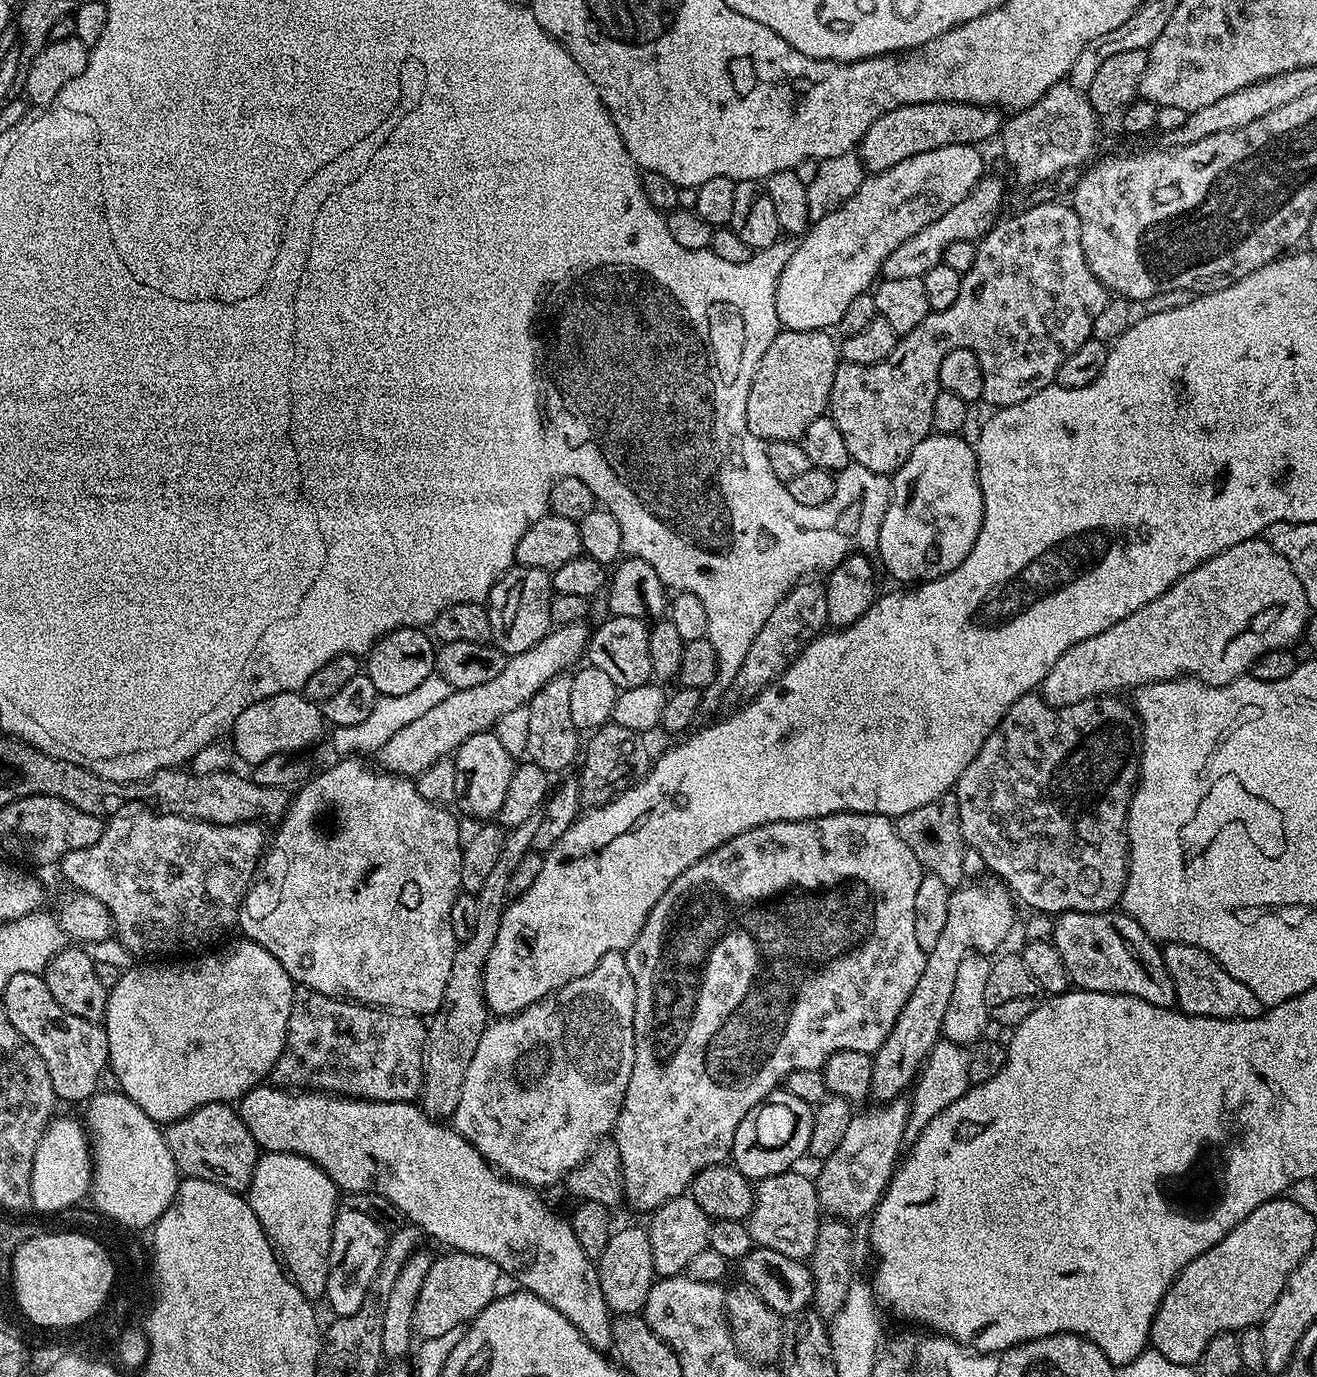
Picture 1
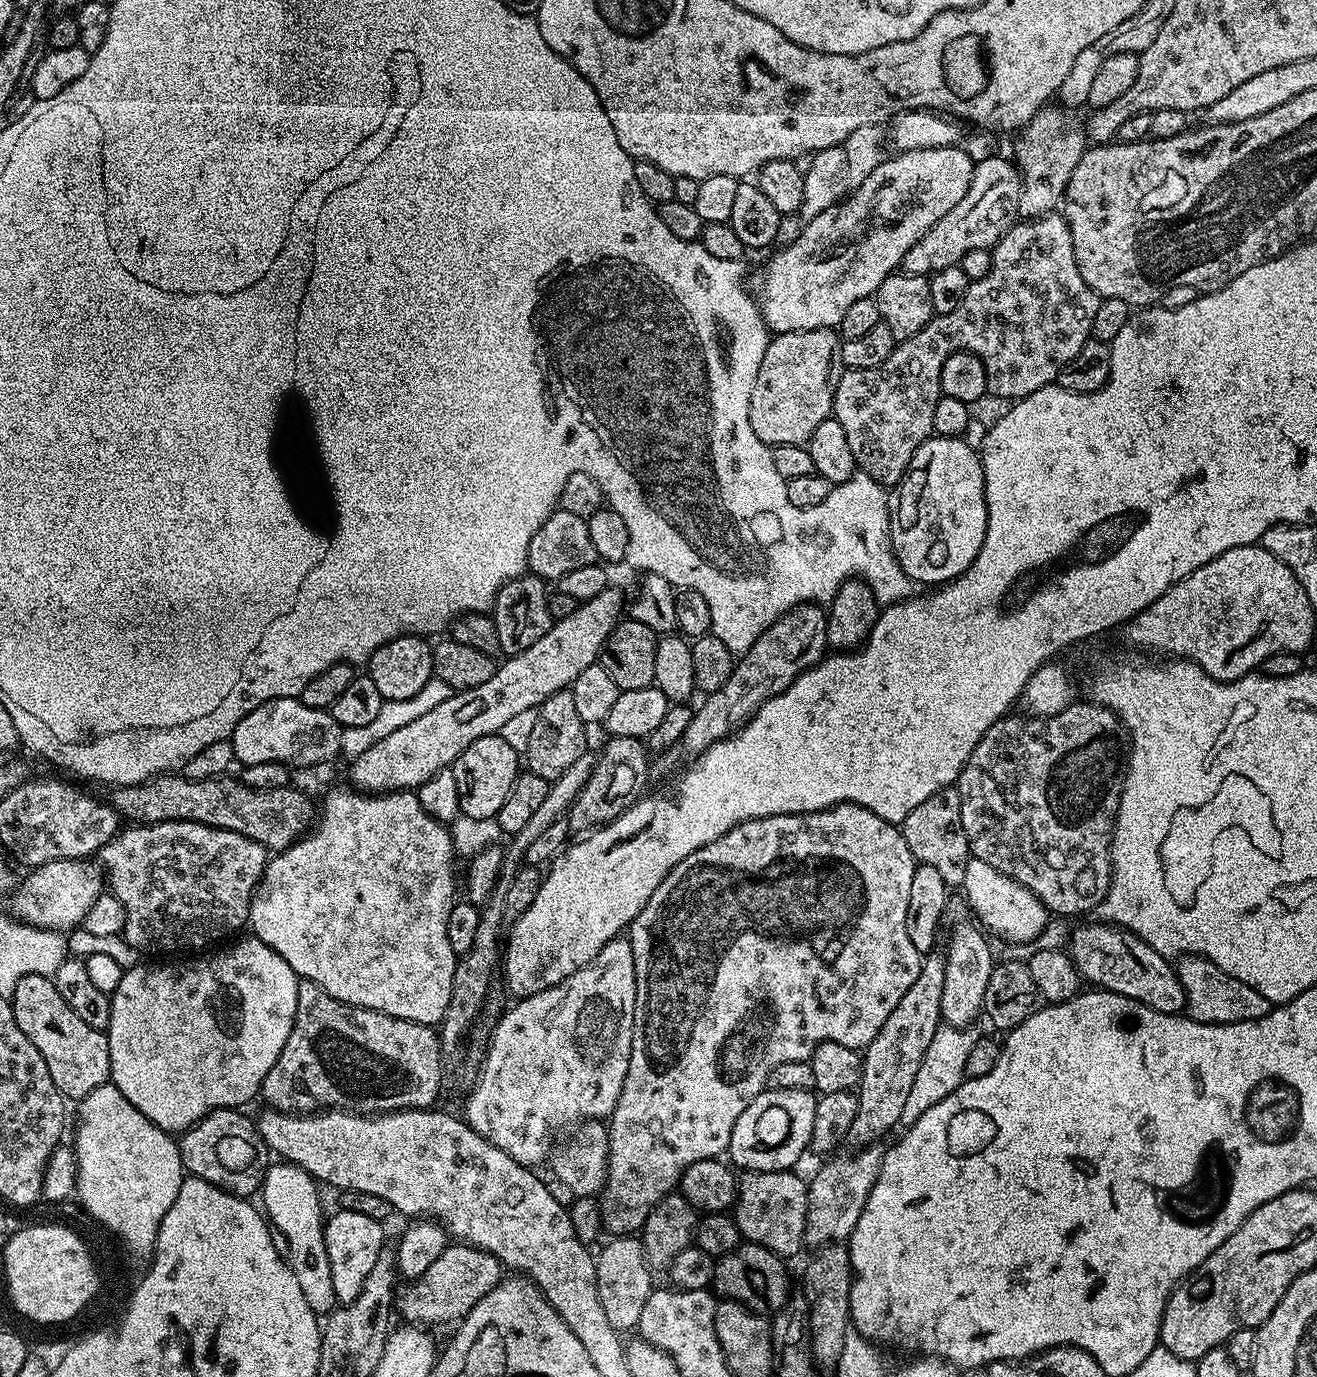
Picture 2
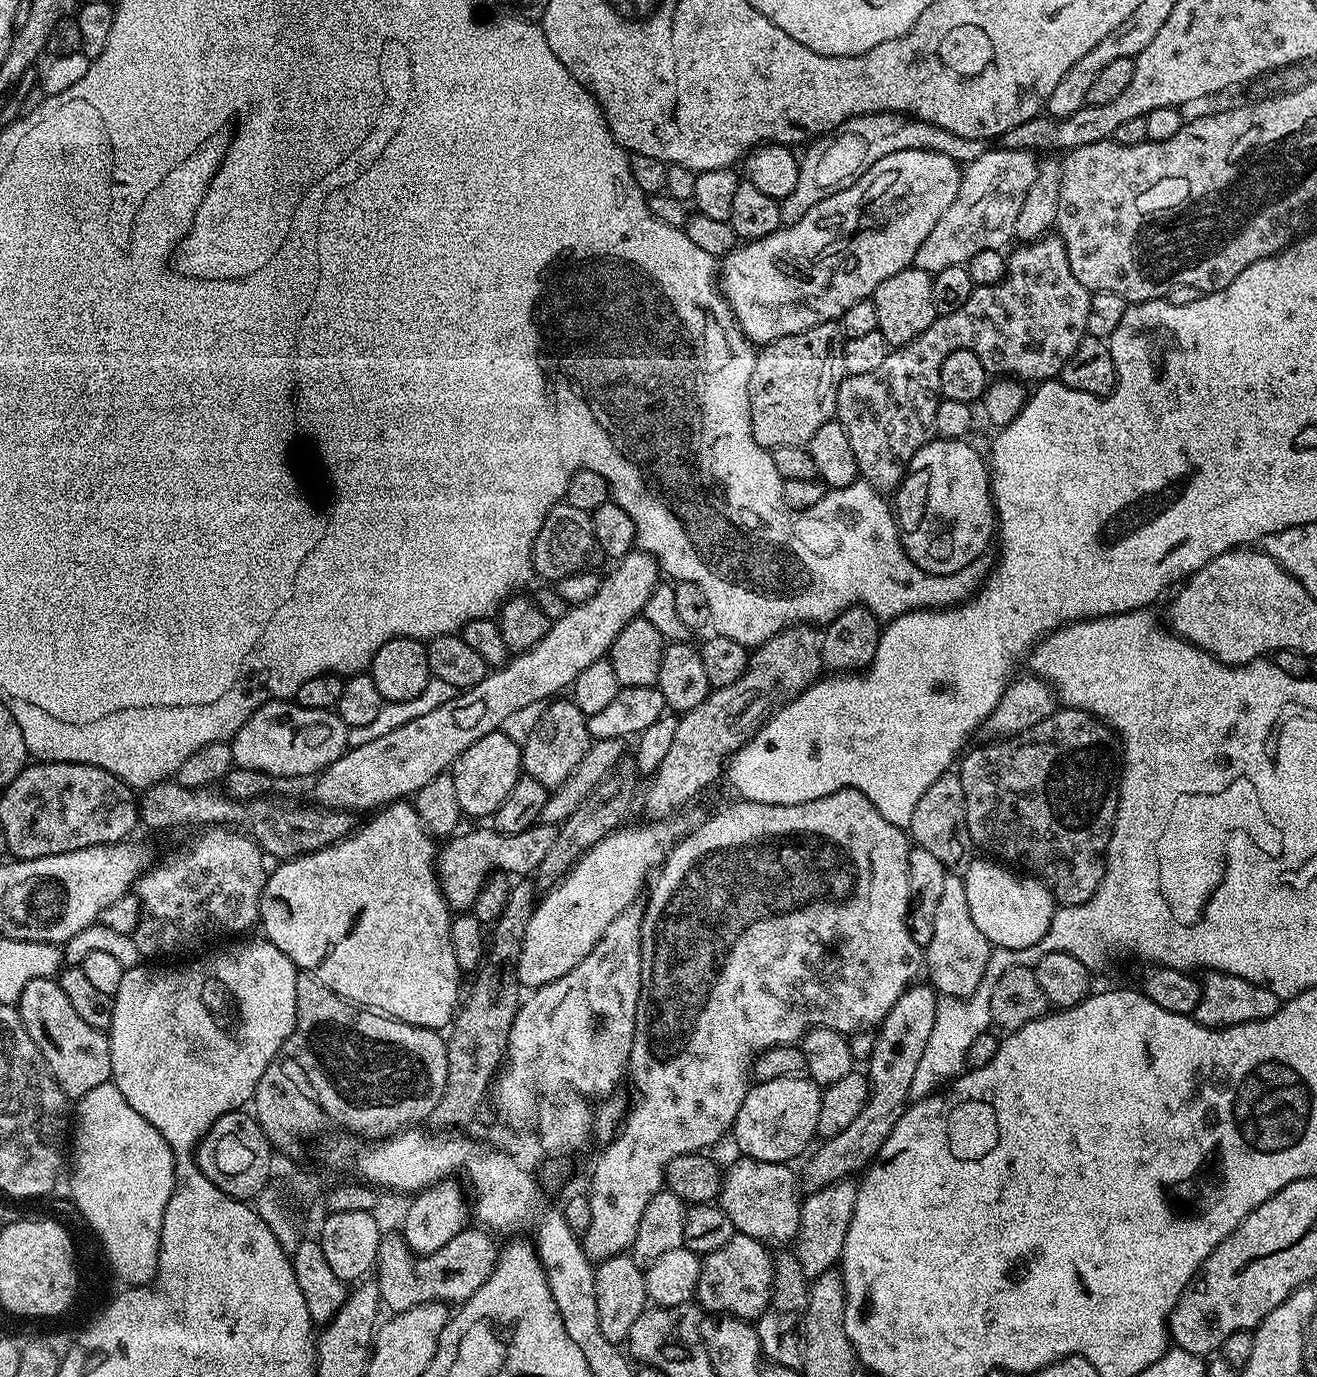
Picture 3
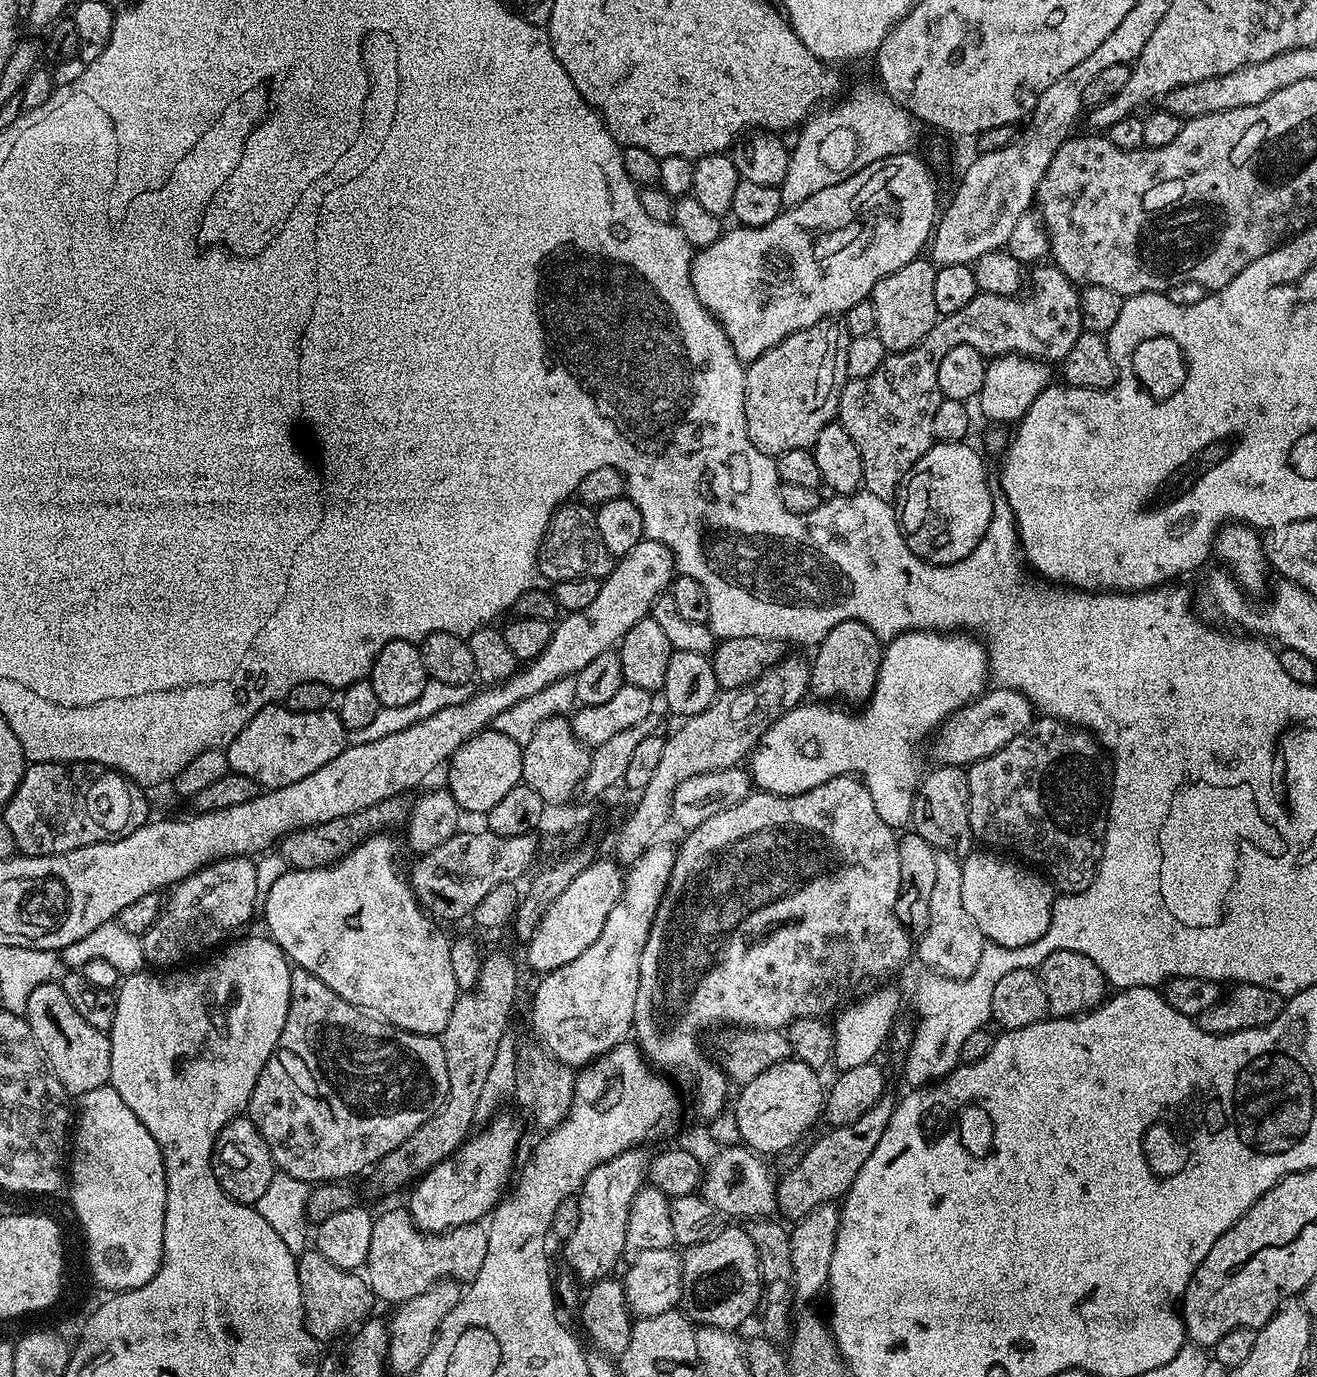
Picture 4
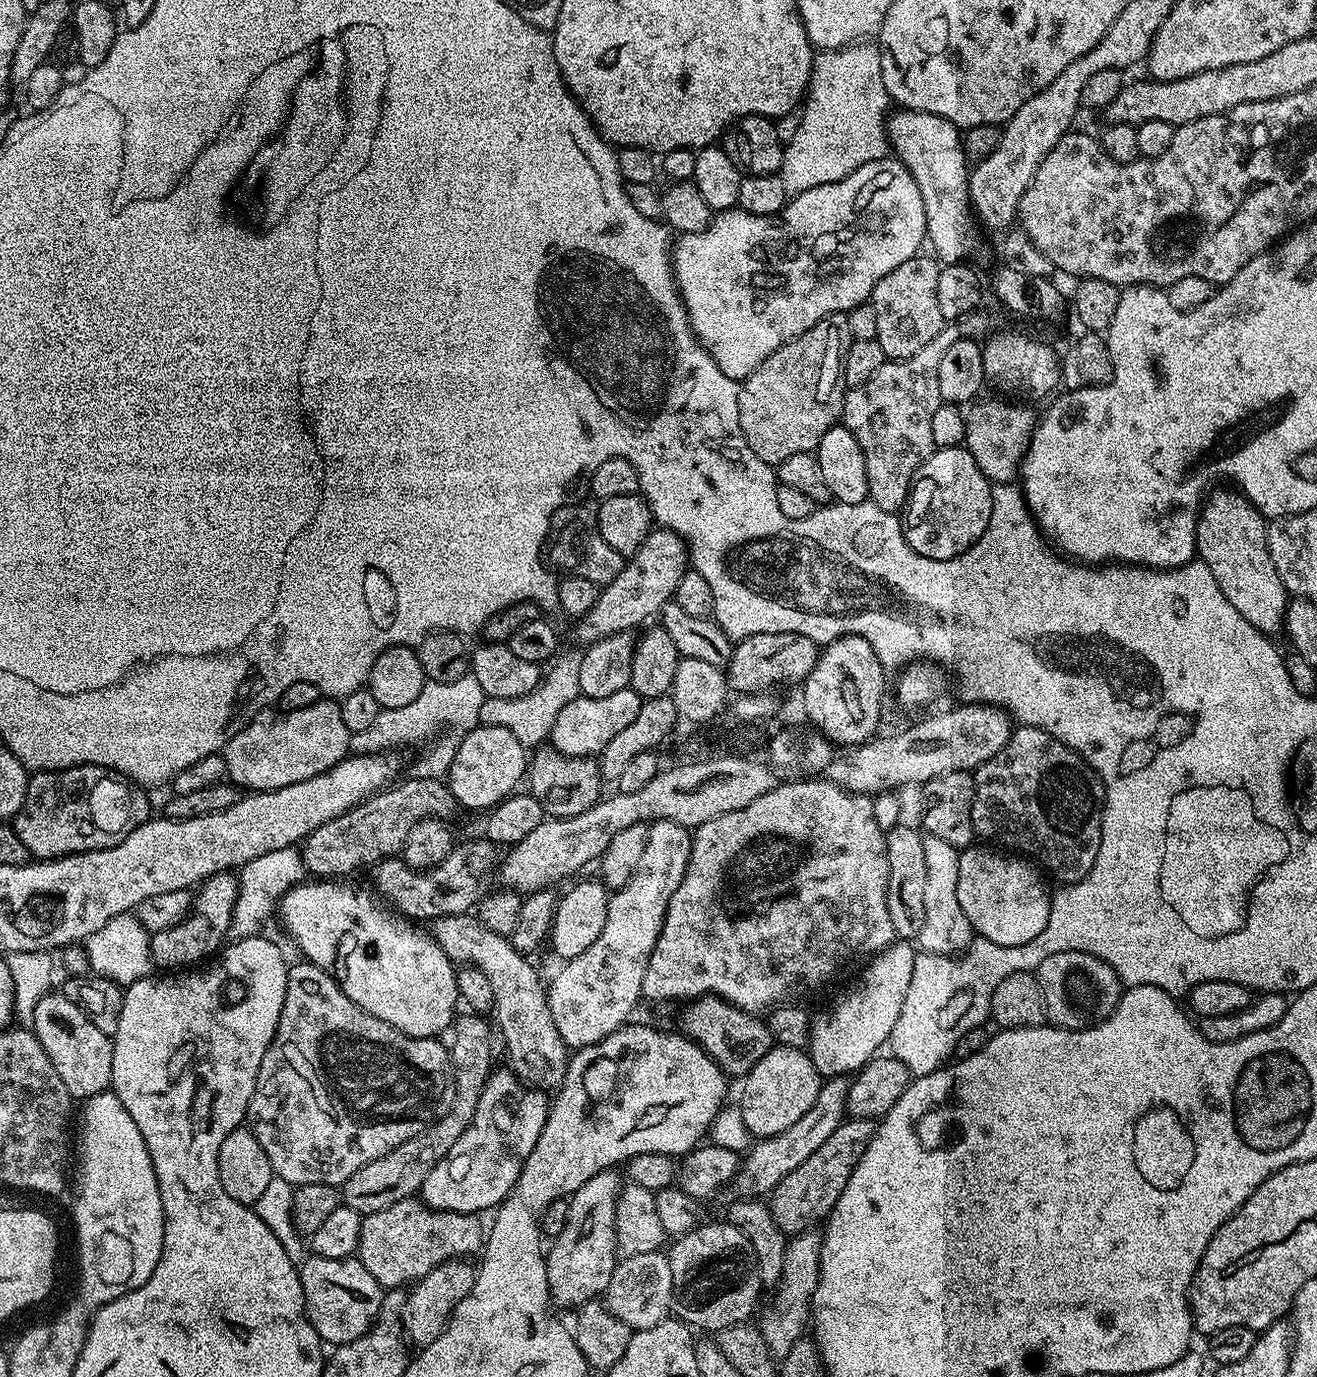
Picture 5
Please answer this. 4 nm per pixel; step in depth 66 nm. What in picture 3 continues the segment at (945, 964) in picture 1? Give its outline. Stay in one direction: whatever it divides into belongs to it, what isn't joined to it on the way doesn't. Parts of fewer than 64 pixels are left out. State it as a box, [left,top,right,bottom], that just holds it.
[802,983,938,1190]

